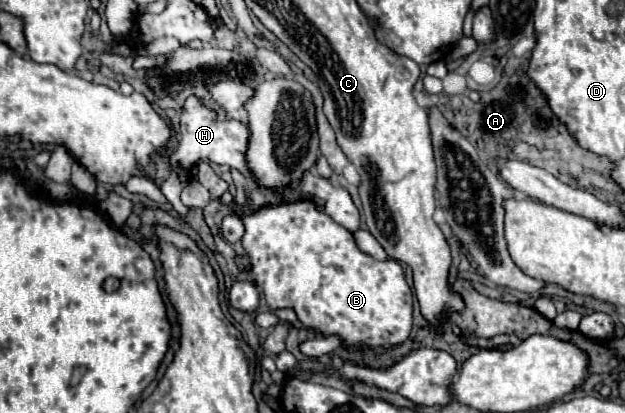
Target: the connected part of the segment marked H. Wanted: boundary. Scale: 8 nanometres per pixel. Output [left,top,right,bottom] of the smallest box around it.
[169,95,253,179]

